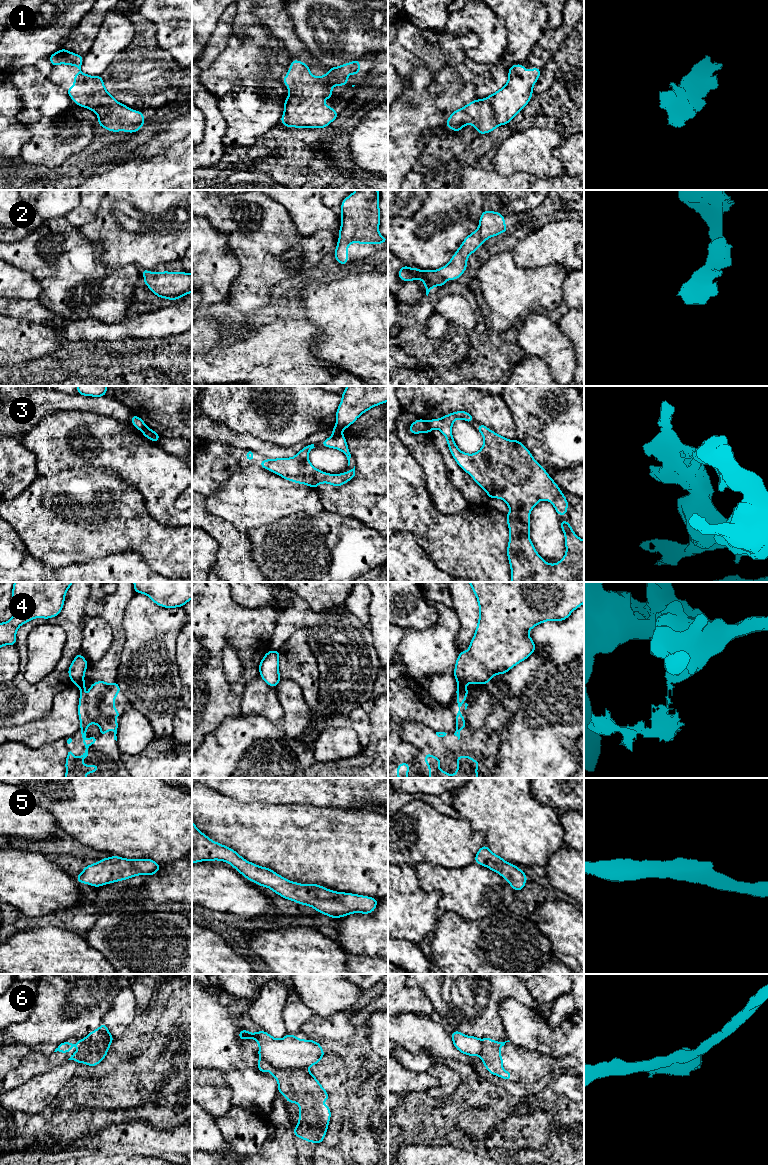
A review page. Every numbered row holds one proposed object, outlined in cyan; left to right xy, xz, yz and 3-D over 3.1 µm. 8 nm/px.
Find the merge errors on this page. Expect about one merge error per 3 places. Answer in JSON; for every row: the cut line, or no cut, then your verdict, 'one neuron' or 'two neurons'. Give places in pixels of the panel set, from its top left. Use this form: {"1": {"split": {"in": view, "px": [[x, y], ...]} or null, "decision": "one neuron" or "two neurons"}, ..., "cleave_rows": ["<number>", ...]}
{"1": {"split": null, "decision": "one neuron"}, "2": {"split": null, "decision": "one neuron"}, "3": {"split": {"in": "yz", "px": [[426, 421], [426, 424], [431, 429]]}, "decision": "two neurons"}, "4": {"split": {"in": "yz", "px": [[457, 679], [464, 684]]}, "decision": "two neurons"}, "5": {"split": null, "decision": "one neuron"}, "6": {"split": {"in": "xz", "px": [[260, 1058], [276, 1068], [306, 1069]]}, "decision": "two neurons"}, "cleave_rows": ["3", "4", "6"]}

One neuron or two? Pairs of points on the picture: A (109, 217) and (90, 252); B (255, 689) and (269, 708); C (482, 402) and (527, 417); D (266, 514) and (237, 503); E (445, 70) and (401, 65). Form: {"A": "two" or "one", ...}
{"A": "two", "B": "one", "C": "two", "D": "one", "E": "one"}

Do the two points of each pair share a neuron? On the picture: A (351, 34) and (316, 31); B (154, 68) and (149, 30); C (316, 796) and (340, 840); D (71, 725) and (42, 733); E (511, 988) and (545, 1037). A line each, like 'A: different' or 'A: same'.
A: same
B: same
C: different
D: same
E: different

